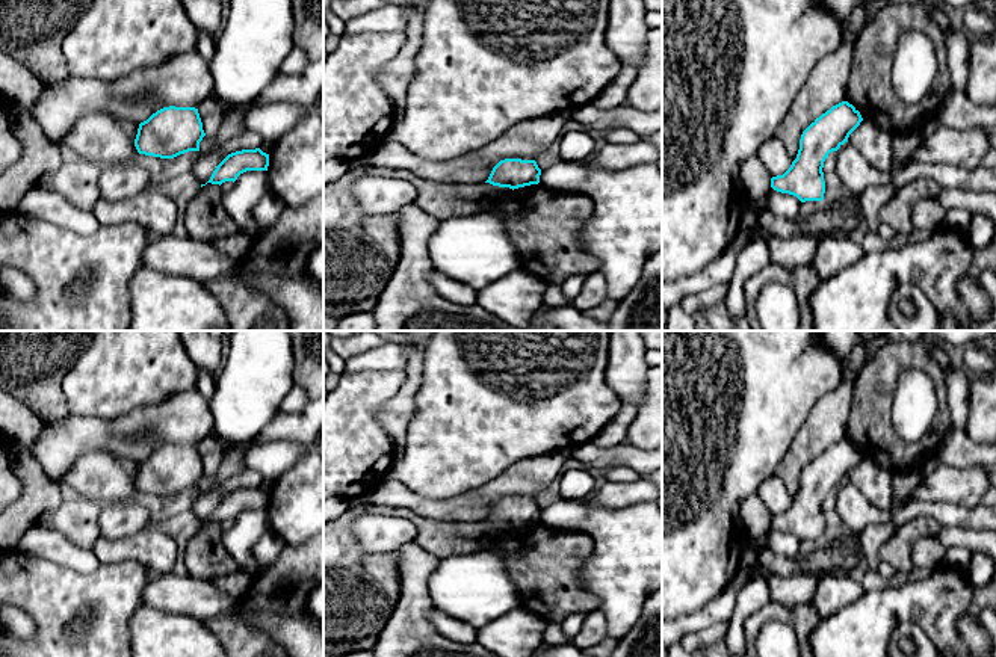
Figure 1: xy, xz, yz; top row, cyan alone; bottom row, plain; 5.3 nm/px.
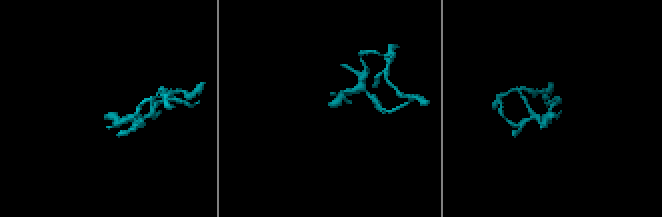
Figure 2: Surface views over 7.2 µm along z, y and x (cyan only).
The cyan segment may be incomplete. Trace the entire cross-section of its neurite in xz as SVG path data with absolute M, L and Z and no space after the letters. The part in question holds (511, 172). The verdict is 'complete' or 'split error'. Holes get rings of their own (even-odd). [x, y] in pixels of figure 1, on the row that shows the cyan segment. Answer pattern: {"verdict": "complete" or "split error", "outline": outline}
{"verdict": "complete", "outline": "M505 159L491 171L488 180L493 186L518 189L540 183L541 169L535 160Z"}

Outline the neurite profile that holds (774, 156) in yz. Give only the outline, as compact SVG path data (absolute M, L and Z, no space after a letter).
M772 136L759 151L757 157L769 172L771 178L783 175L792 165L792 159L784 143Z

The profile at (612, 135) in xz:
M609 128L605 140L608 143L633 143L641 140L641 136L629 128Z

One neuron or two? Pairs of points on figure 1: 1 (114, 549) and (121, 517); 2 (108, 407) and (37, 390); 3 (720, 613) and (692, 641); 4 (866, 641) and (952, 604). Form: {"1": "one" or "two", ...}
{"1": "two", "2": "two", "3": "two", "4": "one"}

